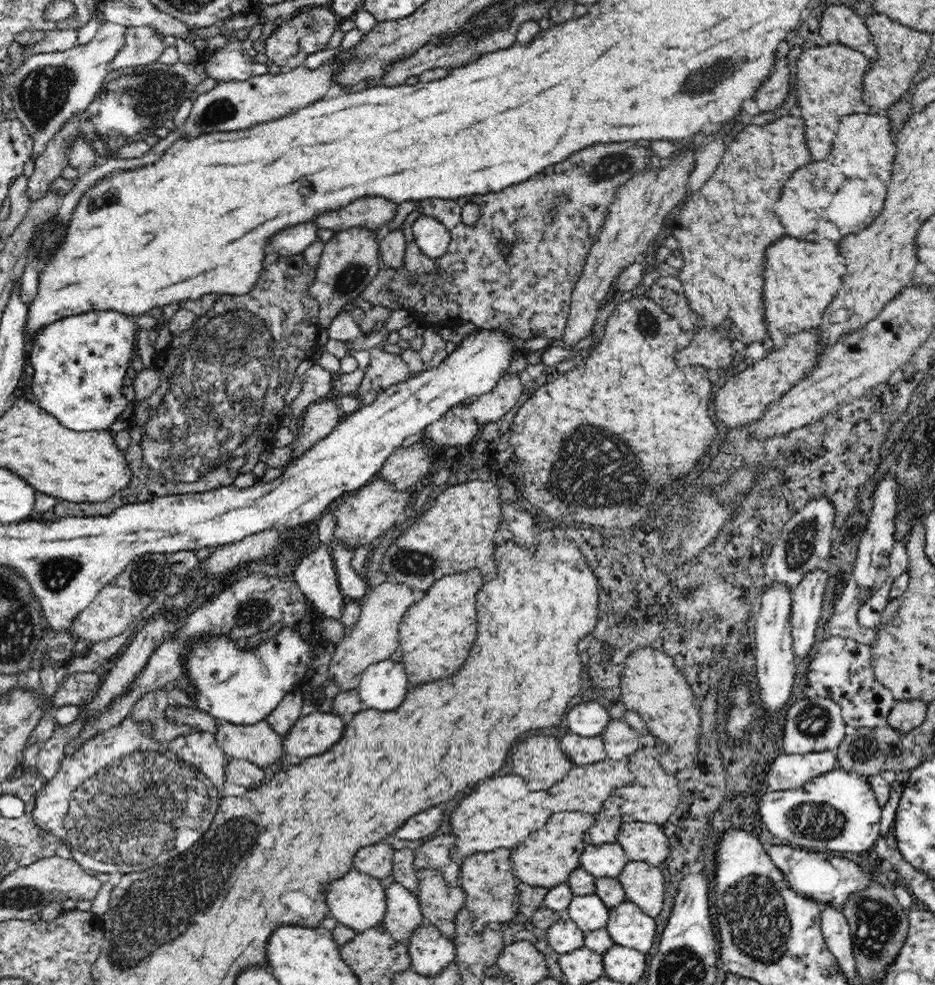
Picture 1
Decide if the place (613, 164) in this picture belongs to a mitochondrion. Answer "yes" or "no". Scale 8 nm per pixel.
yes

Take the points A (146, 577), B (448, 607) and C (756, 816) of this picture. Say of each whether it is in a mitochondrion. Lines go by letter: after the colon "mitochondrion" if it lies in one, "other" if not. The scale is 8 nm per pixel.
A: mitochondrion
B: other
C: other

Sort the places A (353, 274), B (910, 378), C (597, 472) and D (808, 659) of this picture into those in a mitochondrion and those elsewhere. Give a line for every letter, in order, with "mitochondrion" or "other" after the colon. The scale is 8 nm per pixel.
A: mitochondrion
B: other
C: mitochondrion
D: other

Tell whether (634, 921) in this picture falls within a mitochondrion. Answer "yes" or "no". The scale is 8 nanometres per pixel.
no

